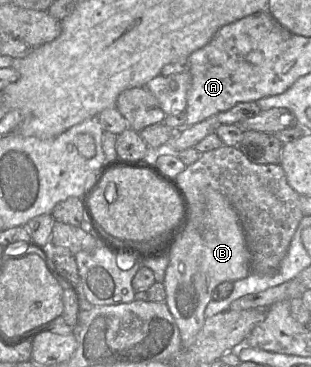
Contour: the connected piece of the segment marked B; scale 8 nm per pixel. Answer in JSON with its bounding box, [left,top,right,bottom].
[162,187,251,348]

